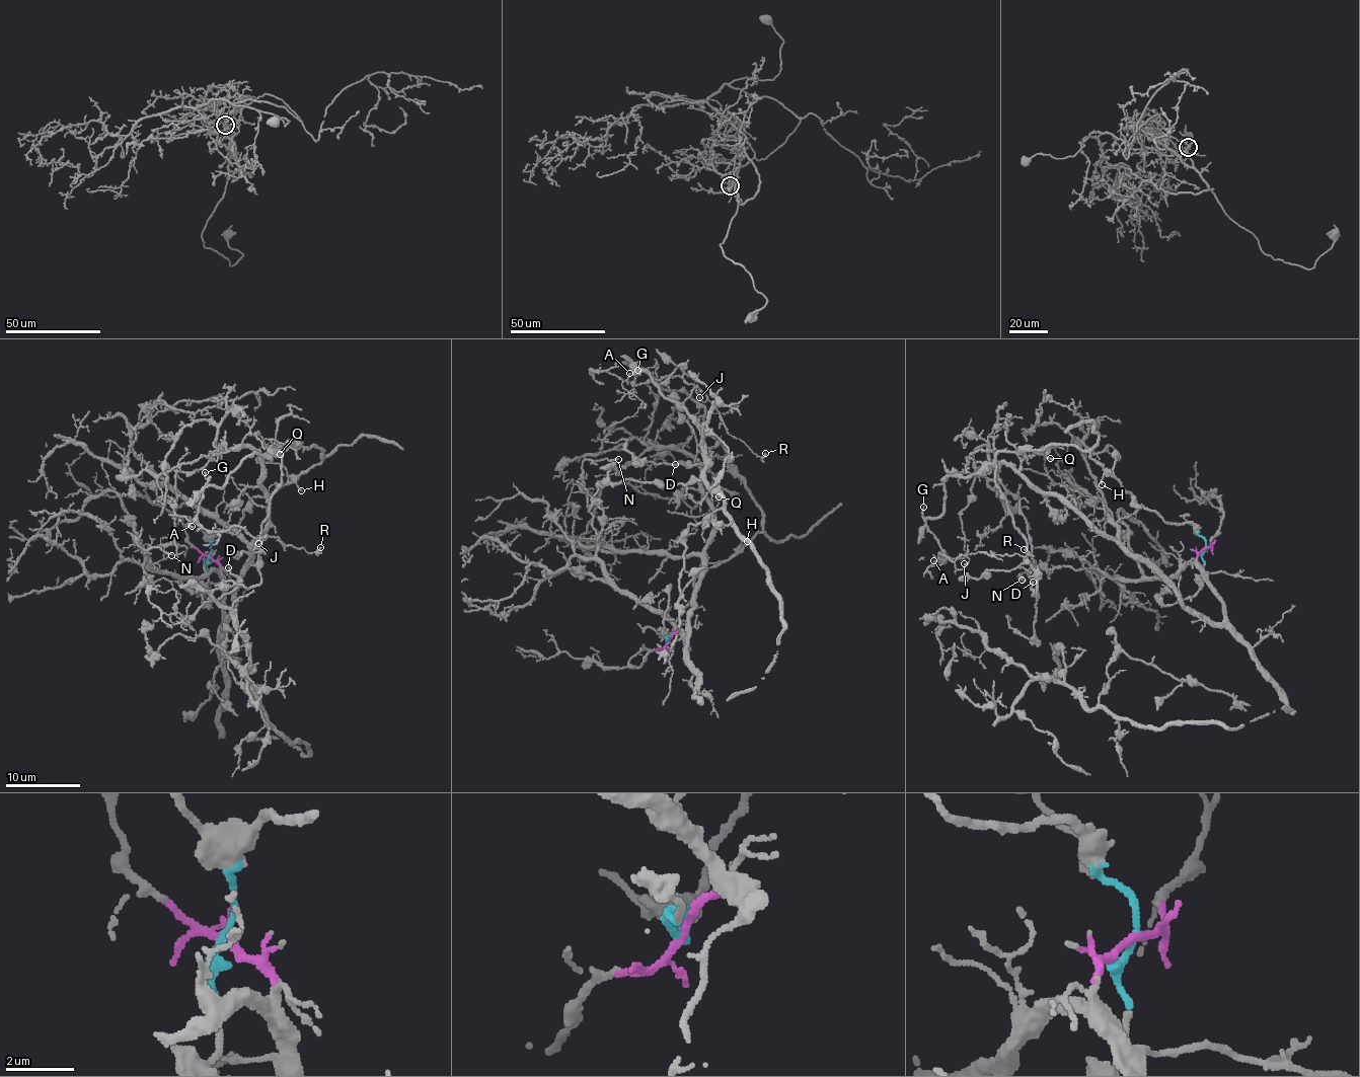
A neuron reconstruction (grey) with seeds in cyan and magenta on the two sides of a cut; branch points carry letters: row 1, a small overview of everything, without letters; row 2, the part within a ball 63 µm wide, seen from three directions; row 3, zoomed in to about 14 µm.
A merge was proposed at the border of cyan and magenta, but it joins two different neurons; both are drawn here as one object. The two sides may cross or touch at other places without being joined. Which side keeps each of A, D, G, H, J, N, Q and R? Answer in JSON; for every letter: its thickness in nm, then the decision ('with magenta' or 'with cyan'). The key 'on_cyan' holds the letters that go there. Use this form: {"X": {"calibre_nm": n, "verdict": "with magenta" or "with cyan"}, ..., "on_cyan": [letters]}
{"A": {"calibre_nm": 160, "verdict": "with cyan"}, "D": {"calibre_nm": 150, "verdict": "with cyan"}, "G": {"calibre_nm": 100, "verdict": "with cyan"}, "H": {"calibre_nm": 140, "verdict": "with cyan"}, "J": {"calibre_nm": 110, "verdict": "with cyan"}, "N": {"calibre_nm": 120, "verdict": "with magenta"}, "Q": {"calibre_nm": 160, "verdict": "with magenta"}, "R": {"calibre_nm": 90, "verdict": "with cyan"}, "on_cyan": ["A", "D", "G", "H", "J", "R"]}

